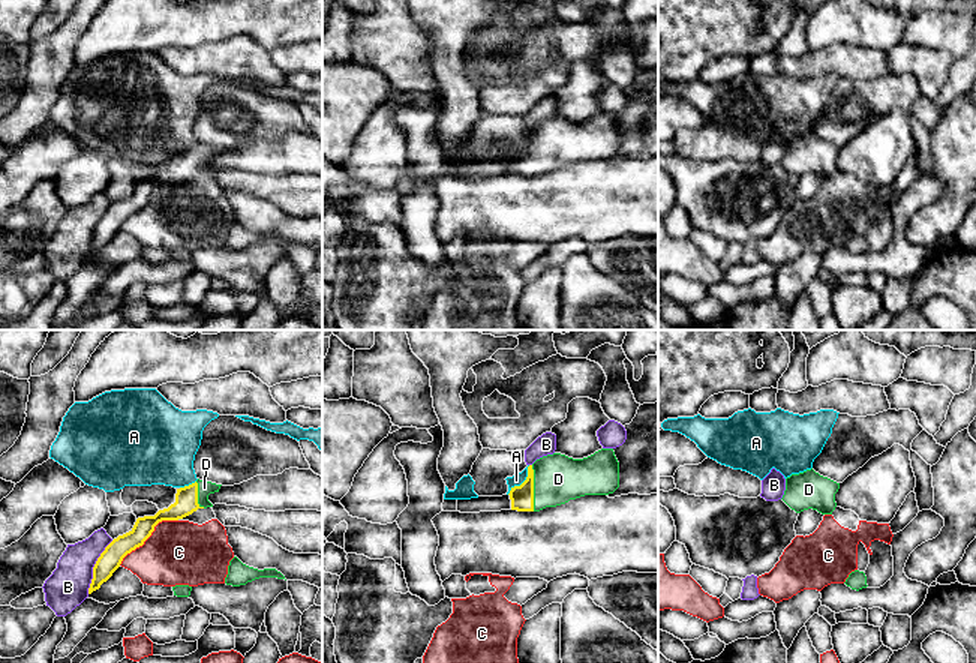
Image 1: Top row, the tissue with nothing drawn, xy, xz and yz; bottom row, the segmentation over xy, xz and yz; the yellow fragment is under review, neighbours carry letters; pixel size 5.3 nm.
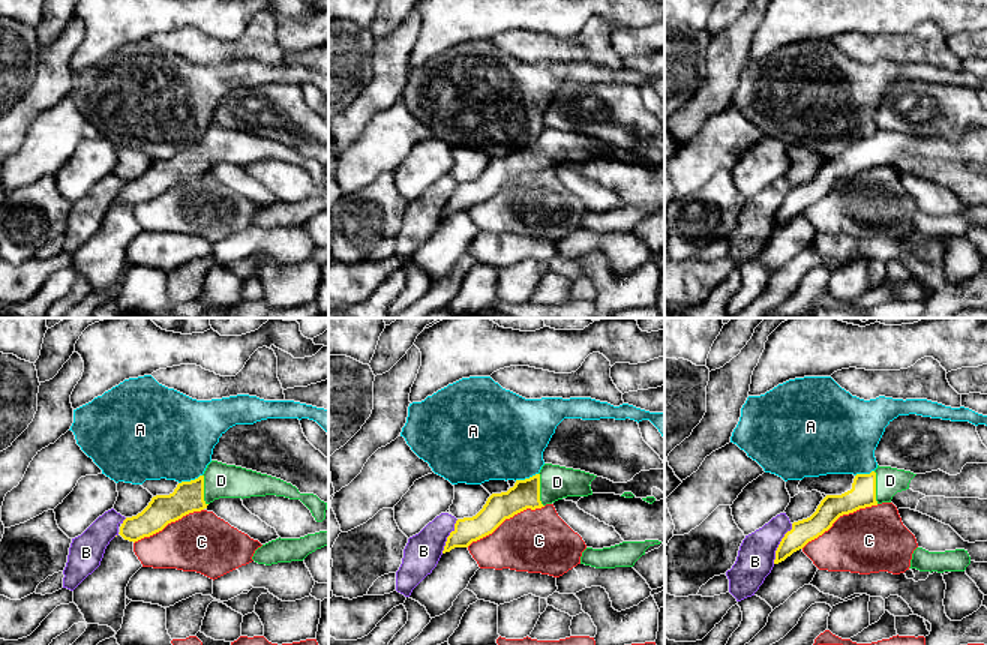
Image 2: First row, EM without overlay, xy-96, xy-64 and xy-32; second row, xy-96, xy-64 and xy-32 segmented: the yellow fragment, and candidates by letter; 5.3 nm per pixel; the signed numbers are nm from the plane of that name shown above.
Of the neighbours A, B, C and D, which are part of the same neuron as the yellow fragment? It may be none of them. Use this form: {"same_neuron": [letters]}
{"same_neuron": ["D"]}

